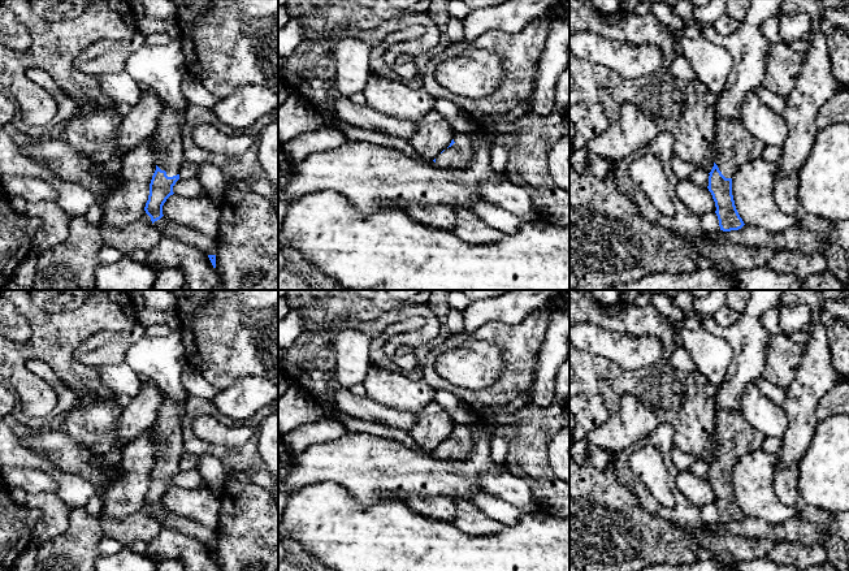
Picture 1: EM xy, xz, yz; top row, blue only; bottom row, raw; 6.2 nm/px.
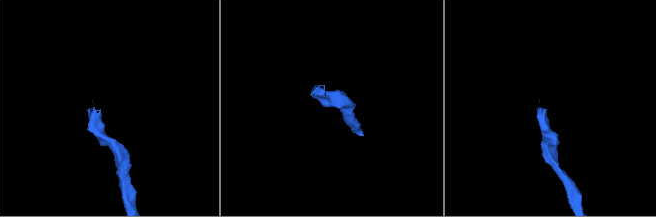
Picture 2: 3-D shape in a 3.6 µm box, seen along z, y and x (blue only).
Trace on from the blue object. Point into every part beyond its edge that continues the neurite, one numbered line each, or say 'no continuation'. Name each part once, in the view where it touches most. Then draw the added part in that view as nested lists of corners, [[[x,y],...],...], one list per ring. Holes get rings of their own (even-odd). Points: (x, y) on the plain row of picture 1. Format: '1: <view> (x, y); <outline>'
1: xy (168, 437); [[[165,398],[152,425],[156,457],[161,462],[165,462],[168,468],[177,467],[186,453],[183,447],[183,432],[181,429],[185,406],[186,403],[177,403]]]

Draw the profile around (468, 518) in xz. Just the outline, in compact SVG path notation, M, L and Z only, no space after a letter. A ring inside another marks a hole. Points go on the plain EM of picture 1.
M455 498L454 505L454 524L462 532L475 536L486 536L495 535L504 528L502 523L486 515L482 510L465 498Z

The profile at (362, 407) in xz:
M337 376L330 377L330 397L335 408L348 416L364 421L380 423L394 429L410 431L421 418L423 414L411 411L399 411L394 407L382 406L368 397L359 397L343 388Z

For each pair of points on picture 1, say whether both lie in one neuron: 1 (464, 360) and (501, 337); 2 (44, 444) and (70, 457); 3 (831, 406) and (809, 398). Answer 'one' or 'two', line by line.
1: two
2: one
3: two

